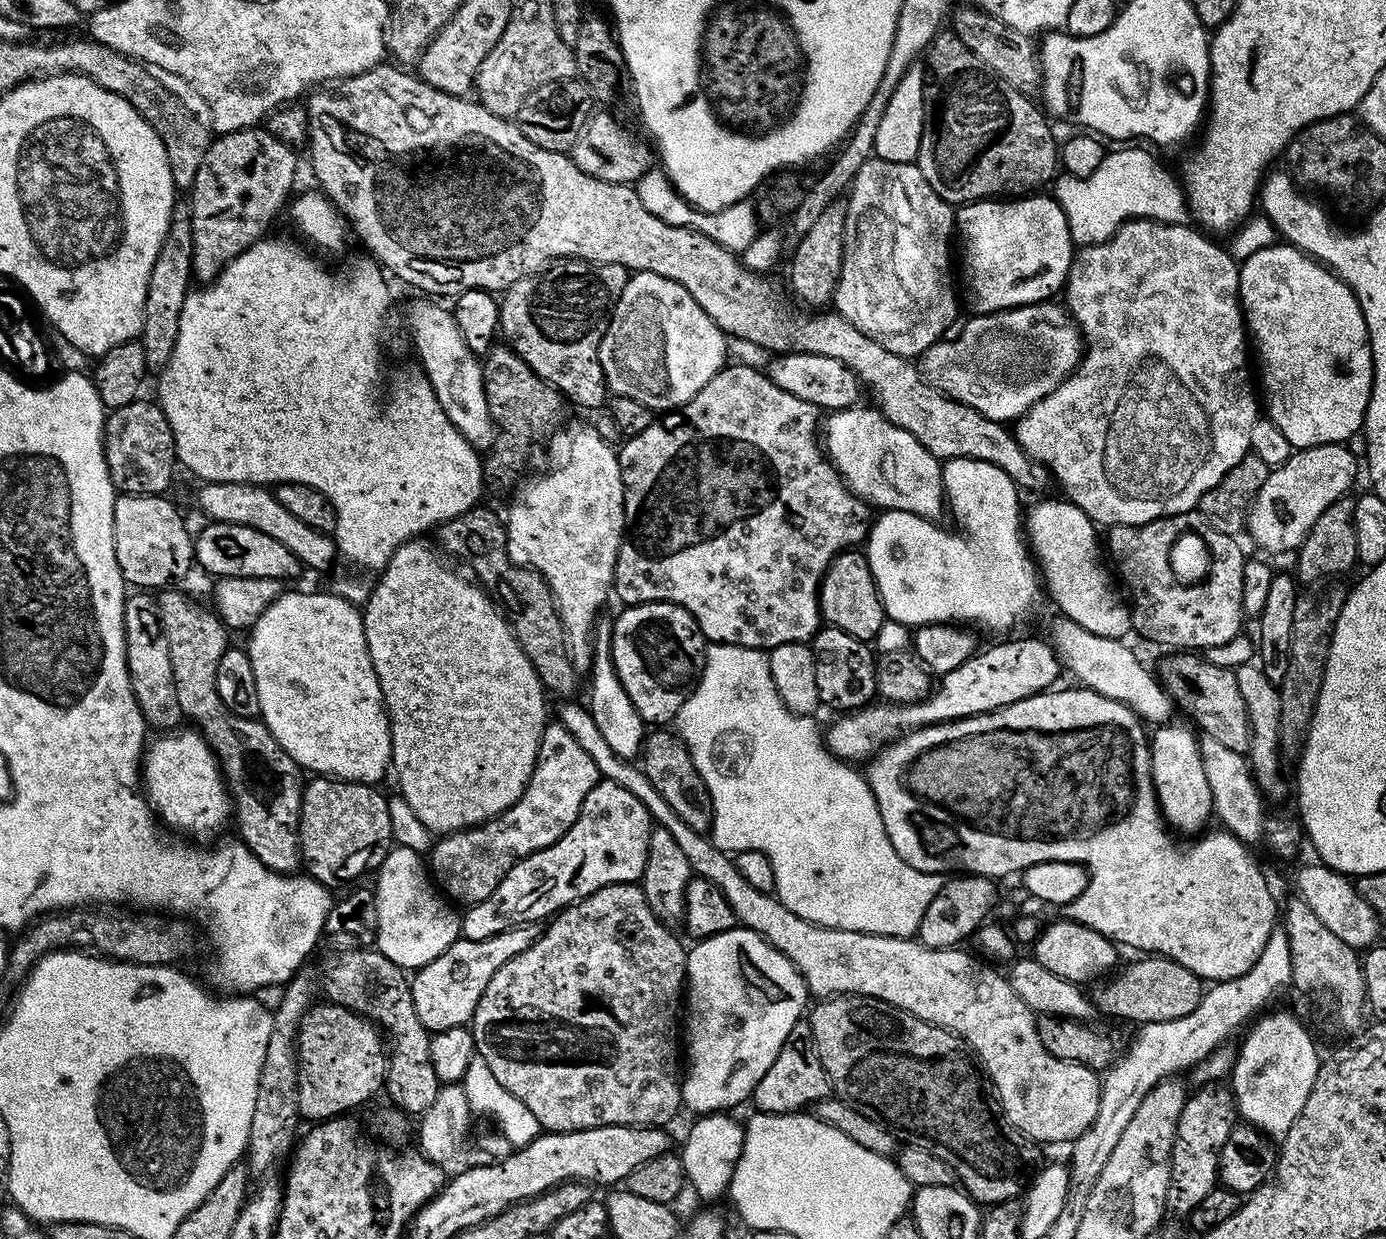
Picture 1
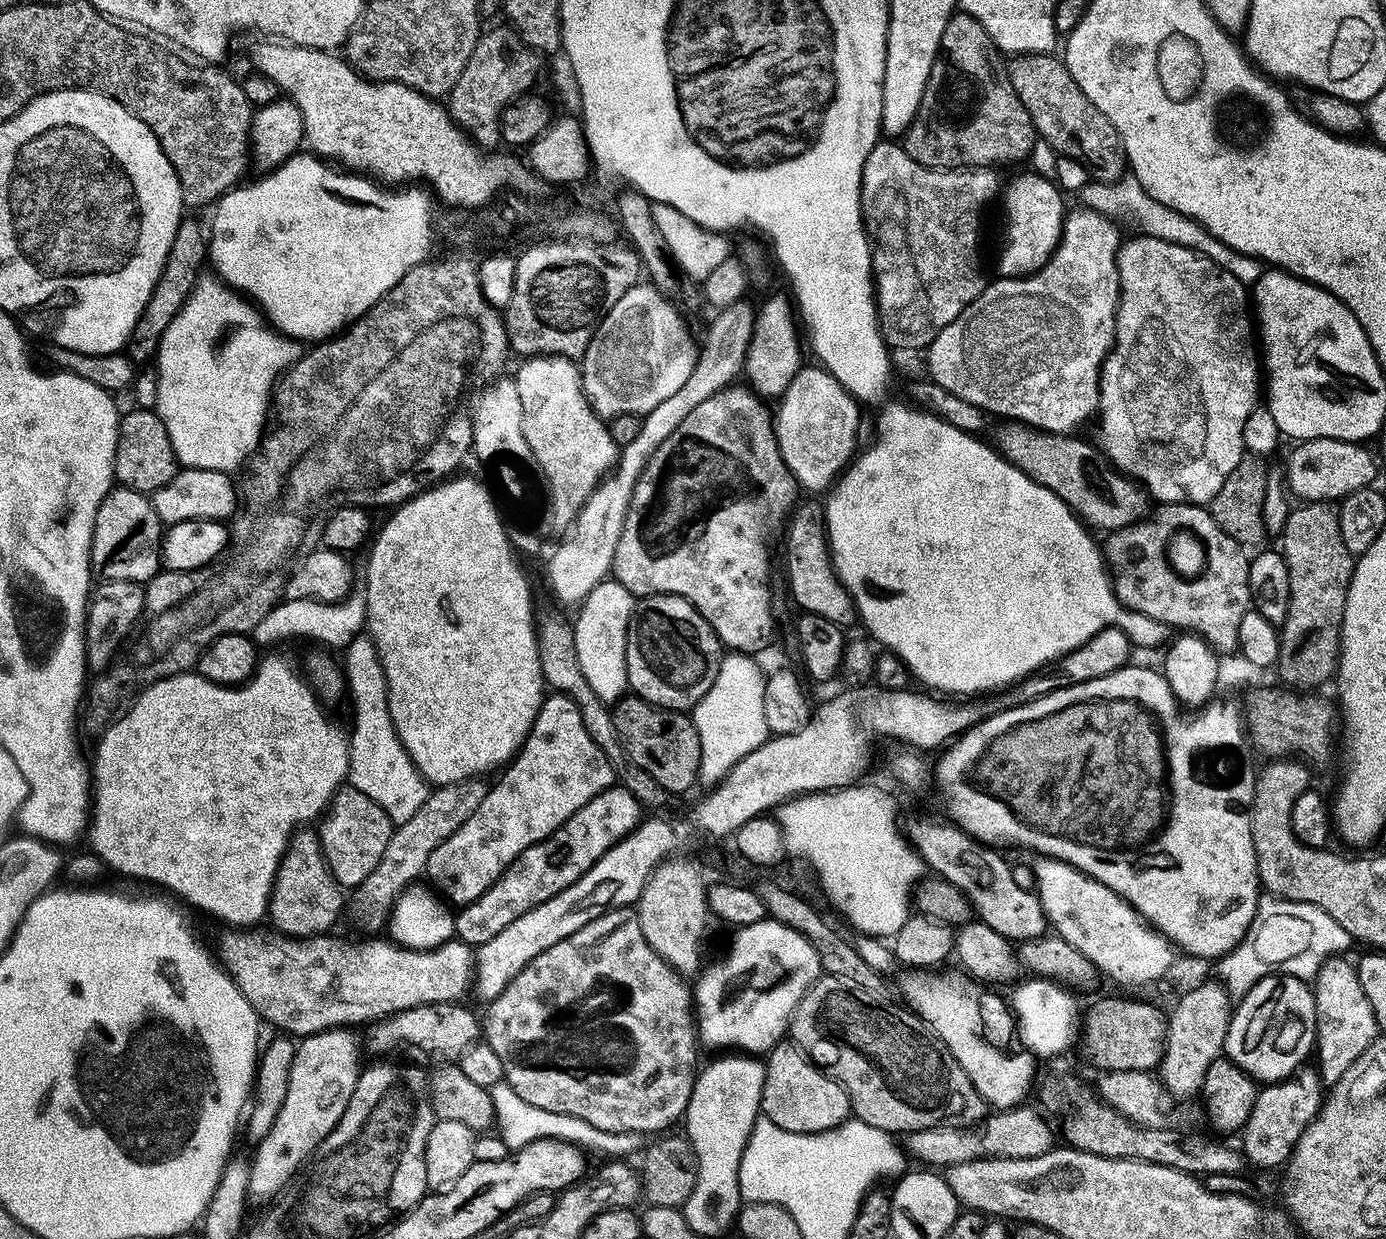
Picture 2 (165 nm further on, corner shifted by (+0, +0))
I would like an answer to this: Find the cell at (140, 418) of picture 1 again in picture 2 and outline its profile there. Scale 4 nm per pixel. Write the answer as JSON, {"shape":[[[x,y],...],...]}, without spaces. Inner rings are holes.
{"shape":[[[133,407],[131,411],[128,413],[125,411],[120,417],[120,429],[116,439],[116,453],[112,463],[114,480],[117,485],[130,490],[151,494],[157,492],[162,486],[166,486],[166,482],[170,482],[170,478],[174,478],[174,474],[178,470],[174,446],[170,446],[170,434],[166,434],[166,426],[158,413],[153,409],[138,407]]]}

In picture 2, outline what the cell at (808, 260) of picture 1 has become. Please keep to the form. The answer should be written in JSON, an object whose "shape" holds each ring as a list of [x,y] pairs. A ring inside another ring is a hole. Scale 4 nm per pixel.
{"shape":[[[787,295],[785,296],[772,296],[764,305],[759,305],[753,324],[753,336],[750,338],[744,358],[742,372],[744,376],[748,375],[747,387],[761,398],[782,397],[794,374],[798,374],[805,363],[804,356],[800,353],[802,336],[801,333],[800,336],[796,333],[798,320],[794,315],[794,304]]]}

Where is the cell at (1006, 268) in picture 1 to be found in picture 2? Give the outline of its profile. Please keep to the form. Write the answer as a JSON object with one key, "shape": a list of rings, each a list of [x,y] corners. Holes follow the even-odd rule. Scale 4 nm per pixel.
{"shape":[[[1020,176],[1009,184],[1007,181],[1003,189],[1002,201],[1008,217],[1004,220],[1004,241],[1000,244],[1000,257],[996,260],[1001,277],[1032,275],[1060,245],[1066,215],[1065,197],[1049,177],[1048,180],[1044,176]]]}

